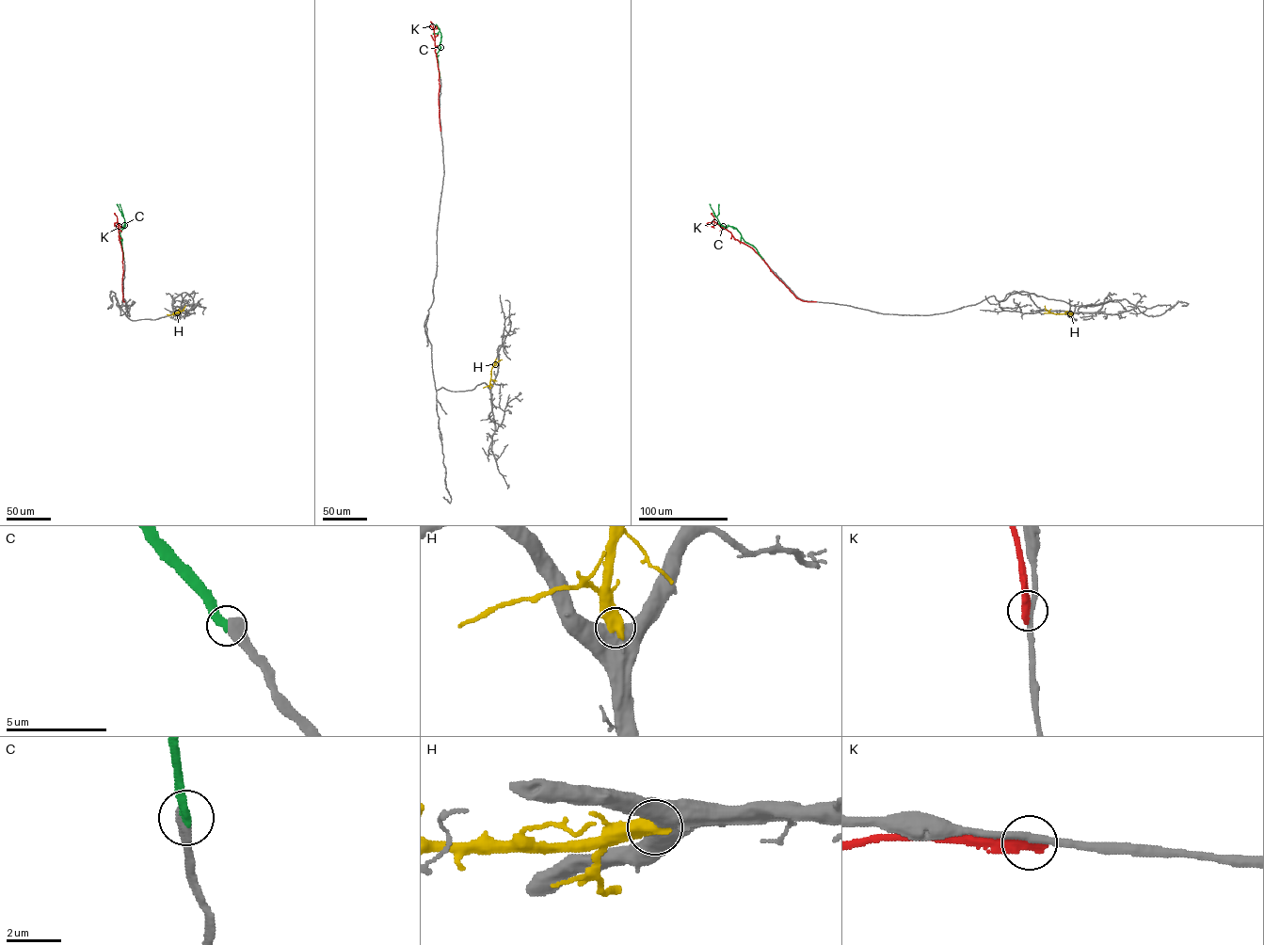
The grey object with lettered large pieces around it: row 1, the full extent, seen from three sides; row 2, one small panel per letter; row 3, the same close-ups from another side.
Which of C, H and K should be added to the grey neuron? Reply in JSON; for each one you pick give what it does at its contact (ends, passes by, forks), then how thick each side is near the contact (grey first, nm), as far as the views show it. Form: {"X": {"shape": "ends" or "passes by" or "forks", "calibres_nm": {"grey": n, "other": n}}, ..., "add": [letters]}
{"C": {"shape": "ends", "calibres_nm": {"grey": 600, "other": 360}}, "add": ["C"]}

